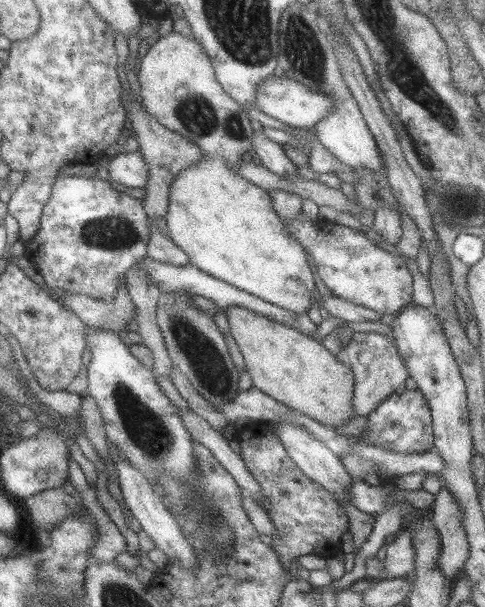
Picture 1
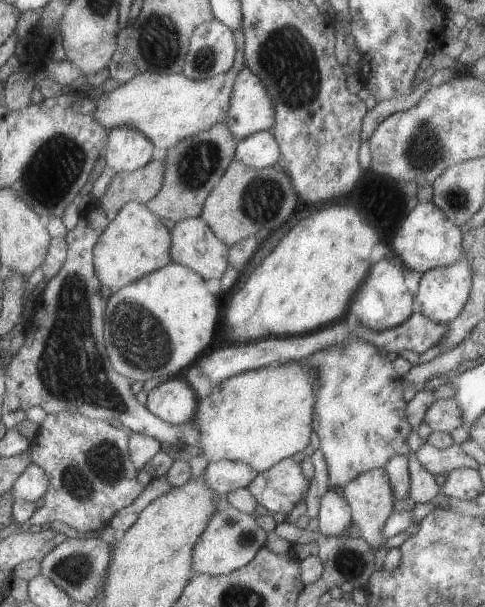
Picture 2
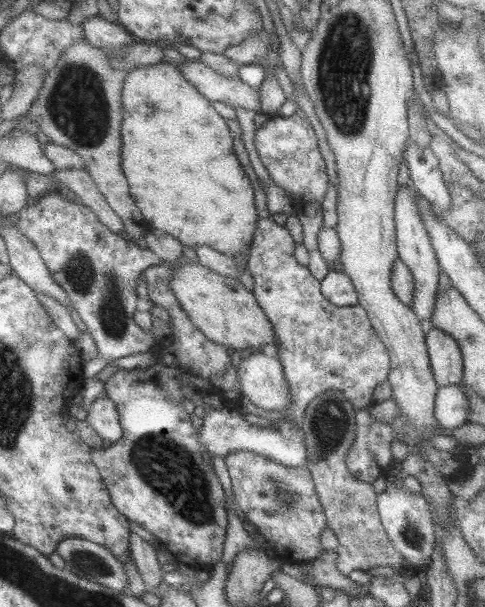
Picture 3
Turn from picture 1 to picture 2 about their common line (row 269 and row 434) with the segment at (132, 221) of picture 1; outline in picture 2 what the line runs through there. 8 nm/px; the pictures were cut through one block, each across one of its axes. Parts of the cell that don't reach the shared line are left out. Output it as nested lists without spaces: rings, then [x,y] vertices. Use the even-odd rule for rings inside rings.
[[[60,412],[47,414],[41,422],[38,432],[30,443],[31,460],[47,476],[47,492],[39,501],[37,510],[21,525],[15,525],[15,533],[27,533],[33,524],[44,522],[63,522],[78,533],[95,532],[104,529],[117,510],[131,504],[143,492],[143,486],[137,482],[137,470],[133,466],[128,453],[128,438],[125,427],[115,428],[102,420],[89,420],[82,414]]]

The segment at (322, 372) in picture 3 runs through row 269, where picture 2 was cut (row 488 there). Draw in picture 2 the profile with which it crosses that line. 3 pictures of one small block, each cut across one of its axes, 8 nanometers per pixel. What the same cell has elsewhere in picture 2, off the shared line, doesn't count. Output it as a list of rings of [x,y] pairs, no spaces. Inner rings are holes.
[[[291,457],[276,462],[249,483],[249,492],[257,504],[270,513],[288,515],[309,488],[309,480],[303,476],[301,466]]]

